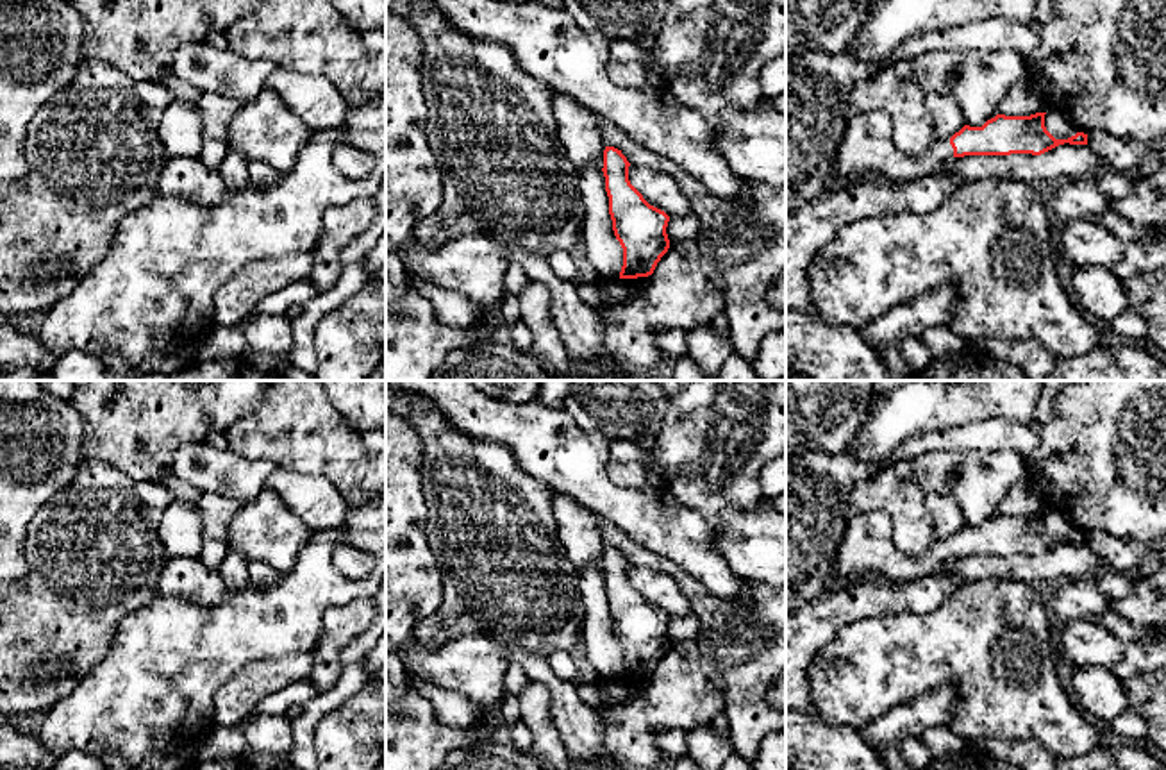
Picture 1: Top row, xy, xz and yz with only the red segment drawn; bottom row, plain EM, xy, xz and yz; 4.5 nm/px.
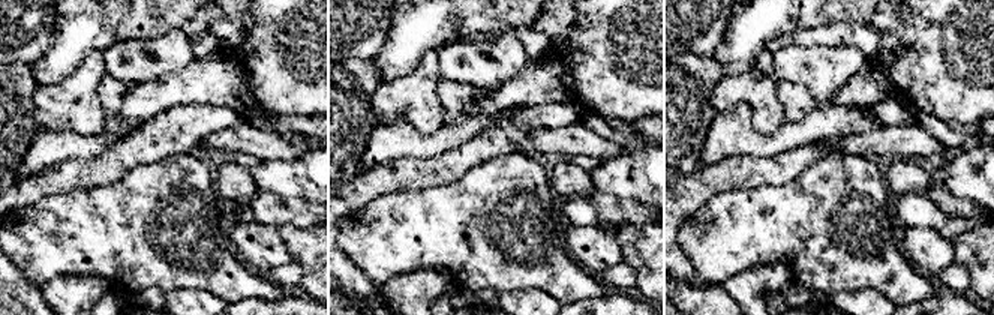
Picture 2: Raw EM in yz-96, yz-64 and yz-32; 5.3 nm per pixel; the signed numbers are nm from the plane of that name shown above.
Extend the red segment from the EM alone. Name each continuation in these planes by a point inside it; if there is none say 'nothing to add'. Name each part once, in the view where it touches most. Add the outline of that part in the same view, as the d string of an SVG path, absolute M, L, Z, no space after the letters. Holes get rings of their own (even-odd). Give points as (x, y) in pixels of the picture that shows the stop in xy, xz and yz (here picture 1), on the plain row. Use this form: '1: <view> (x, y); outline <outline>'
1: yz (866, 545); outline M875 509L846 520L846 532L834 566L836 579L864 572L880 572L889 579L914 581L936 572L954 559L950 540L937 540L927 554L907 557L893 543L893 522L886 511Z

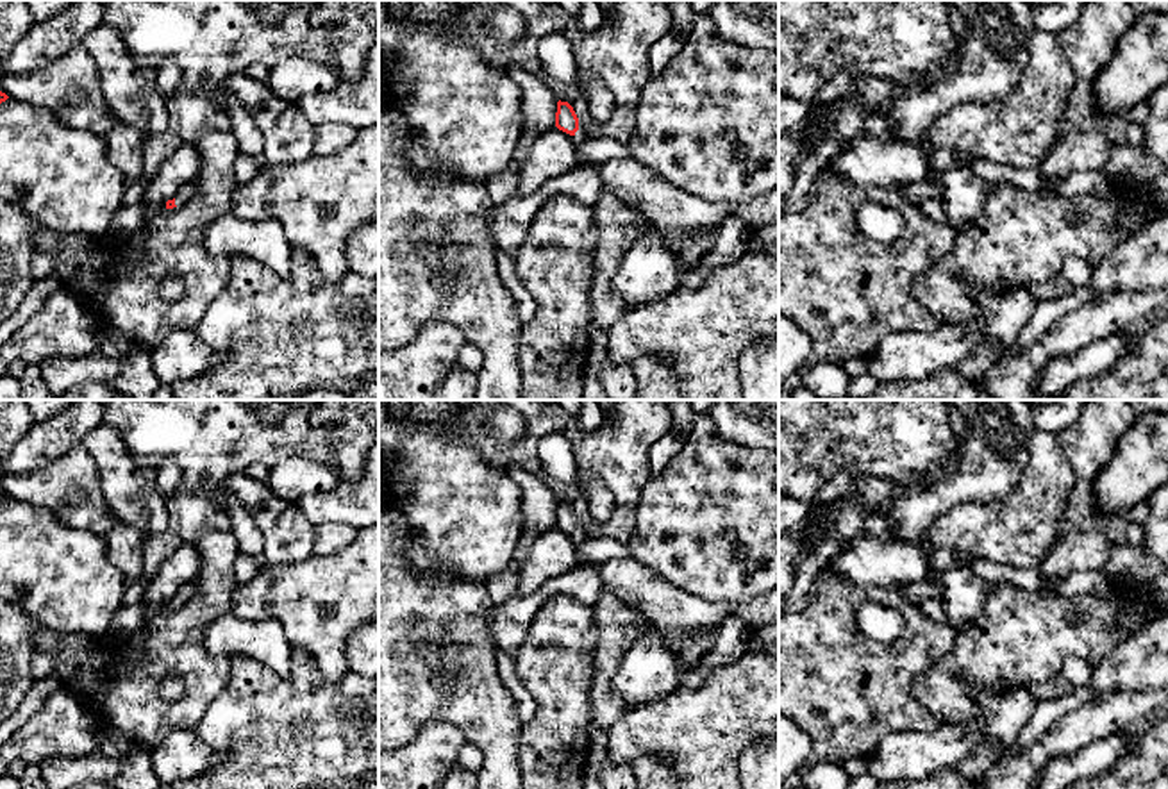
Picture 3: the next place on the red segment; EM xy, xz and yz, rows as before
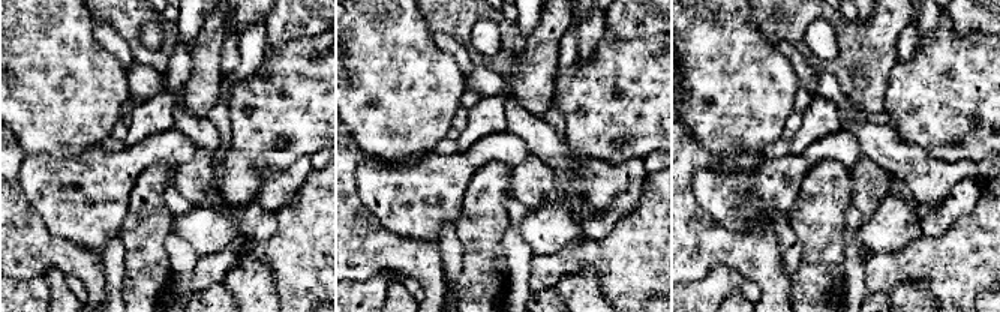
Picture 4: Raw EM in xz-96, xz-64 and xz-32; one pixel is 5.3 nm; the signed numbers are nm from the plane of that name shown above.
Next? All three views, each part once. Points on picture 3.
1: xy (188, 589); outline M196 582L195 584L186 584L175 596L175 605L186 603L195 593L196 593Z

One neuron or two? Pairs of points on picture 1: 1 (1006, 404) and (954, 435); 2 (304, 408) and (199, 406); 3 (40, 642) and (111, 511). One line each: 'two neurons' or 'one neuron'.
1: two neurons
2: two neurons
3: one neuron

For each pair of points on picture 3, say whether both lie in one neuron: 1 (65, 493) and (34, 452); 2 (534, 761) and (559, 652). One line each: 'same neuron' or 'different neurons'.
1: different neurons
2: same neuron

